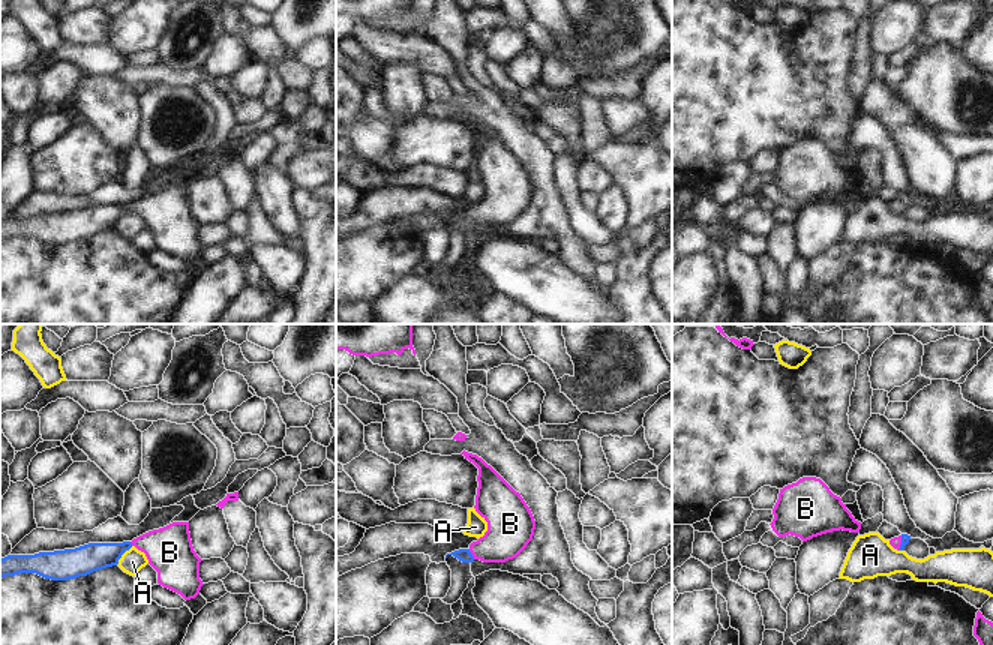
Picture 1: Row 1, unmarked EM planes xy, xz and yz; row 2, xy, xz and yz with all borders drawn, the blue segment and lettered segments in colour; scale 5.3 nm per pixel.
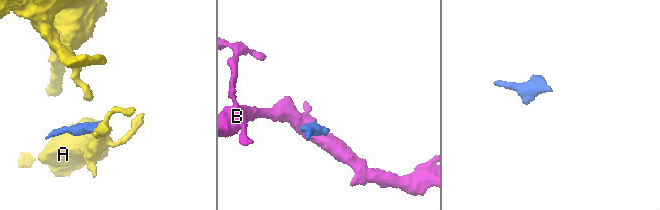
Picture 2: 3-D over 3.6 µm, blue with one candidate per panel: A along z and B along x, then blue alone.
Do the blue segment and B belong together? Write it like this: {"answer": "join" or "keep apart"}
{"answer": "join"}

